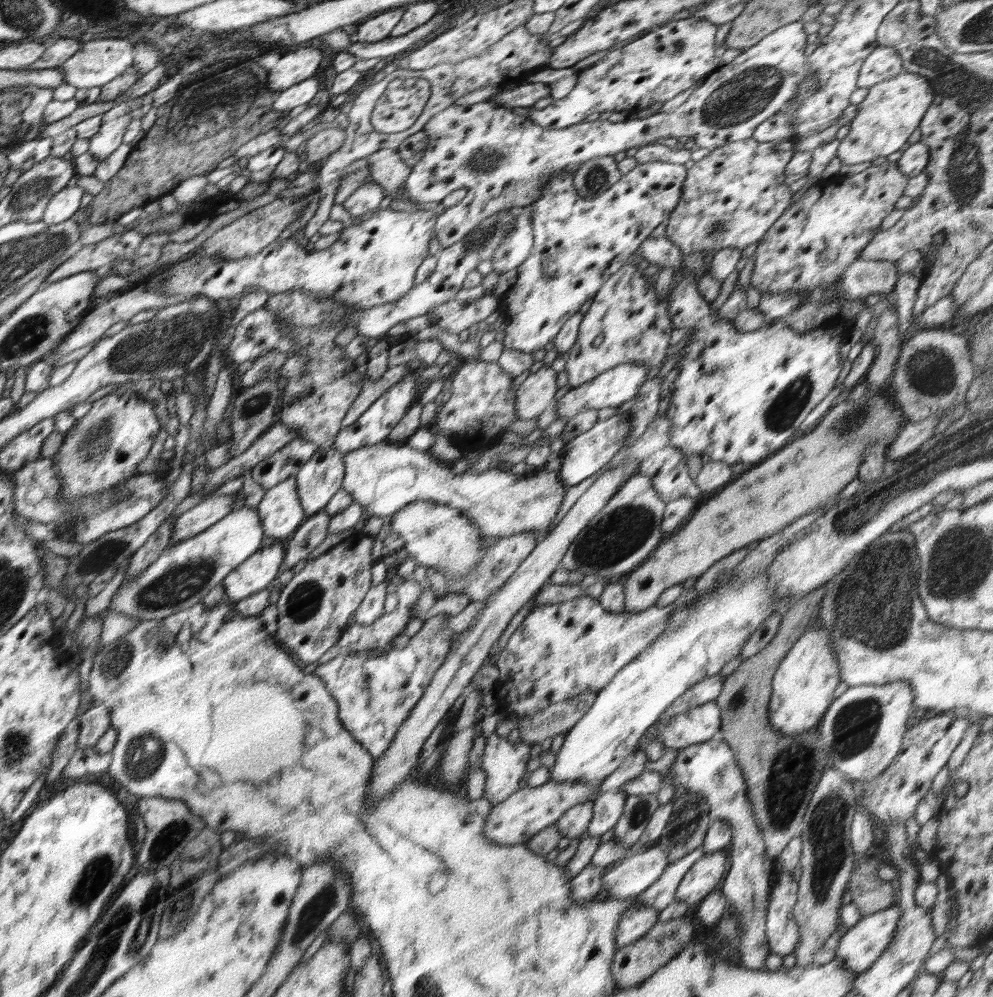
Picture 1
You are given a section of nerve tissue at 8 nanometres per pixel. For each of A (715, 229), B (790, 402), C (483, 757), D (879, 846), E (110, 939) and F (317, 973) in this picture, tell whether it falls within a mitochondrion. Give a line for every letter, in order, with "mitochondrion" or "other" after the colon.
A: mitochondrion
B: mitochondrion
C: other
D: other
E: mitochondrion
F: other

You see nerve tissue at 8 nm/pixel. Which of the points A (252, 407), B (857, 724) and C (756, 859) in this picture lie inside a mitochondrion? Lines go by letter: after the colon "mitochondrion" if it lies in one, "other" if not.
A: mitochondrion
B: mitochondrion
C: other

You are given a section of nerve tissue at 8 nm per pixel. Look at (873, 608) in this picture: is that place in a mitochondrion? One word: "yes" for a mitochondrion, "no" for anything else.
yes

